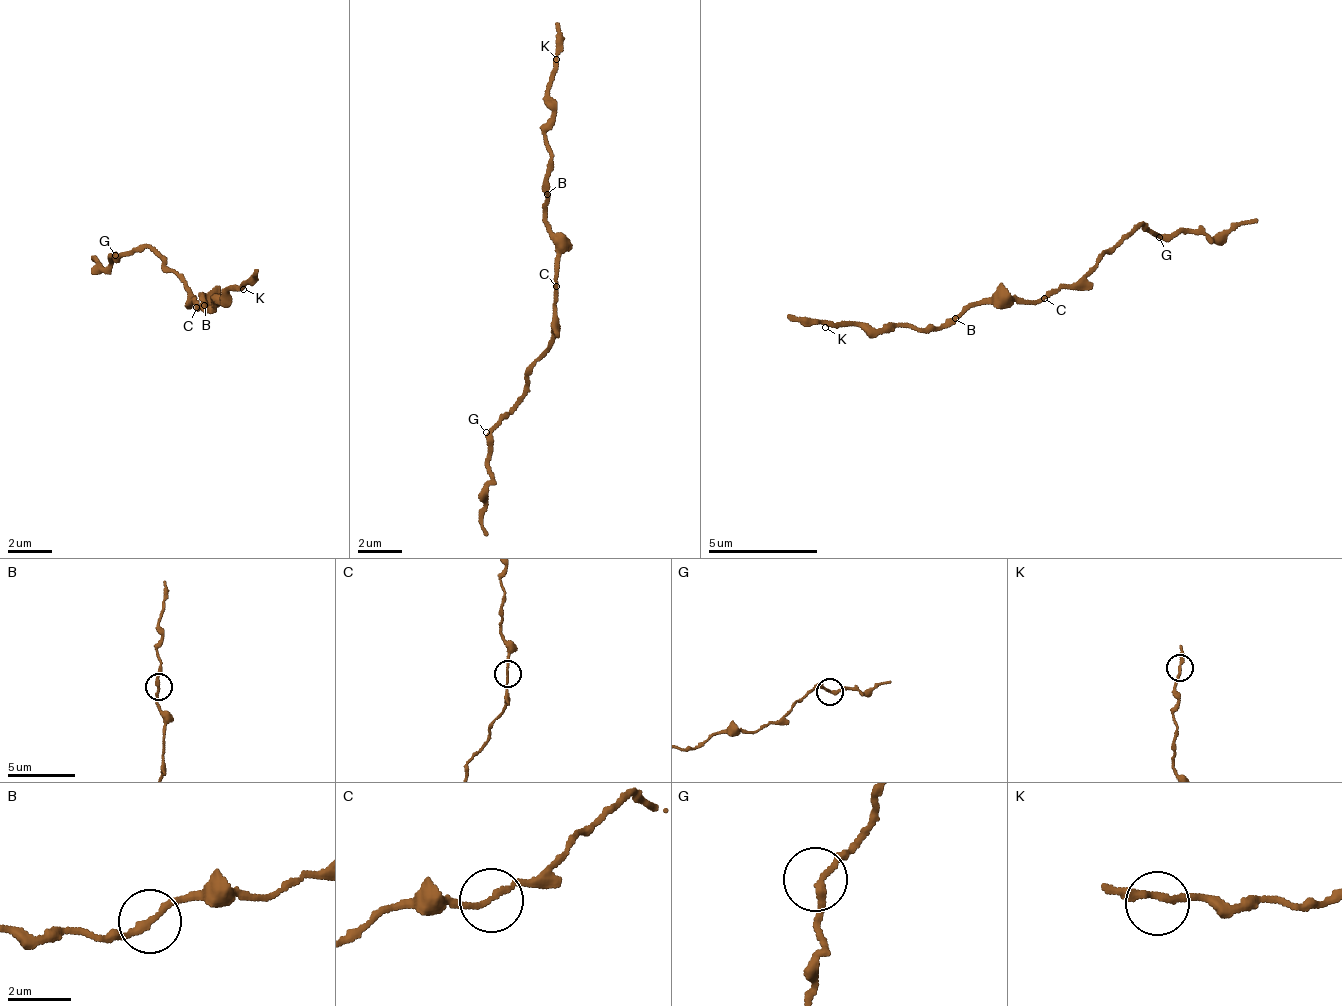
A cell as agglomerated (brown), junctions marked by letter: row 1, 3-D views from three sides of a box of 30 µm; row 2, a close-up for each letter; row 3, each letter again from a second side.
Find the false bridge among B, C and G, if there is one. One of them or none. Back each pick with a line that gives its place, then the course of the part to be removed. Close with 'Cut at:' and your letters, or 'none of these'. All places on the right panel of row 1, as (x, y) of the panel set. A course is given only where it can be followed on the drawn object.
B: place (955, 318); course (956, 318), (919, 331), (790, 313)
Cut at: B

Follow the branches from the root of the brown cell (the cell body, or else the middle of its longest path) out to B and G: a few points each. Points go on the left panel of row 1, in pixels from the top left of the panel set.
B: (196, 302), (199, 310), (210, 298), (204, 293), (207, 300), (203, 304)
G: (196, 302), (190, 303), (189, 284), (167, 273), (162, 258), (148, 249), (115, 255)

